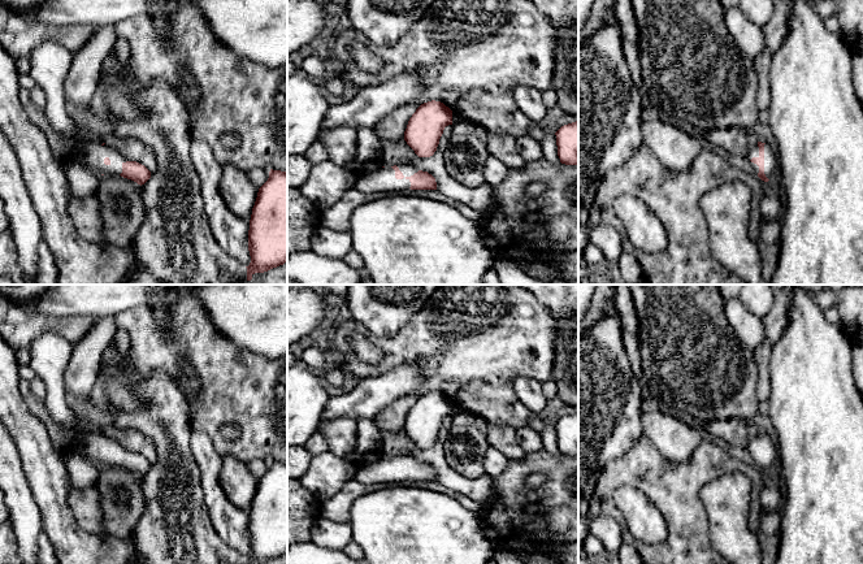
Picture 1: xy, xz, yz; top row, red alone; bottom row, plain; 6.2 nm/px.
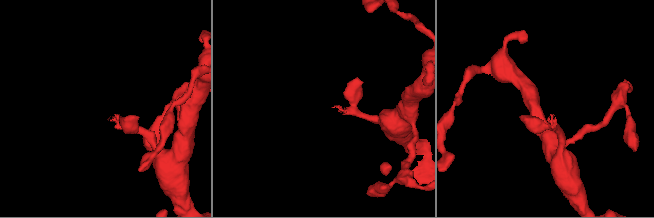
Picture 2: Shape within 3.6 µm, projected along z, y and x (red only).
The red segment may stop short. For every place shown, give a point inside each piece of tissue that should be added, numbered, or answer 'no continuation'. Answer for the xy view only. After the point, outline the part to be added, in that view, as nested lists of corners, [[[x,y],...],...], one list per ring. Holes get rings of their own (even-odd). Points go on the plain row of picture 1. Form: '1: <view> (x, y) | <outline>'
1: xy (50, 354) | [[[44,333],[30,346],[30,368],[35,374],[43,379],[45,385],[45,400],[44,404],[49,413],[49,417],[62,428],[66,428],[73,434],[70,448],[77,448],[87,459],[94,463],[99,463],[104,467],[120,467],[122,464],[122,455],[129,452],[114,438],[107,434],[101,437],[96,433],[82,434],[78,428],[75,413],[70,409],[65,400],[64,373],[68,363],[71,357],[73,346],[62,337],[53,333]]]

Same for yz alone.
1: yz (754, 443) | [[[758,434],[749,442],[747,447],[749,452],[753,450],[753,448],[759,448],[759,438],[758,438]],[[750,452],[751,454],[751,452]],[[751,454],[751,457],[754,460],[754,465],[758,467],[759,464],[759,457],[754,454]]]

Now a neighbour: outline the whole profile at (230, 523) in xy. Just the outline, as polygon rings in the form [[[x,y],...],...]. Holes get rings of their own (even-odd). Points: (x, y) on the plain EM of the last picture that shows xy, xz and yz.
[[[191,426],[191,451],[201,474],[204,503],[209,520],[220,538],[242,556],[248,558],[250,512],[235,507],[220,485],[221,456],[216,452],[208,434]]]

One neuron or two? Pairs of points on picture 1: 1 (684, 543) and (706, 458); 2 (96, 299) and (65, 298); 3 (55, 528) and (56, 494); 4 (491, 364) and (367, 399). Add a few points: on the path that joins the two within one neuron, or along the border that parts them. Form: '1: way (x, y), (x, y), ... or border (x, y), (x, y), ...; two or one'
1: way (684, 523), (684, 485), (690, 478); one
2: way (89, 298), (73, 298); one
3: way (55, 520), (55, 502); one
4: border (415, 361), (424, 374), (424, 381), (395, 400); two

